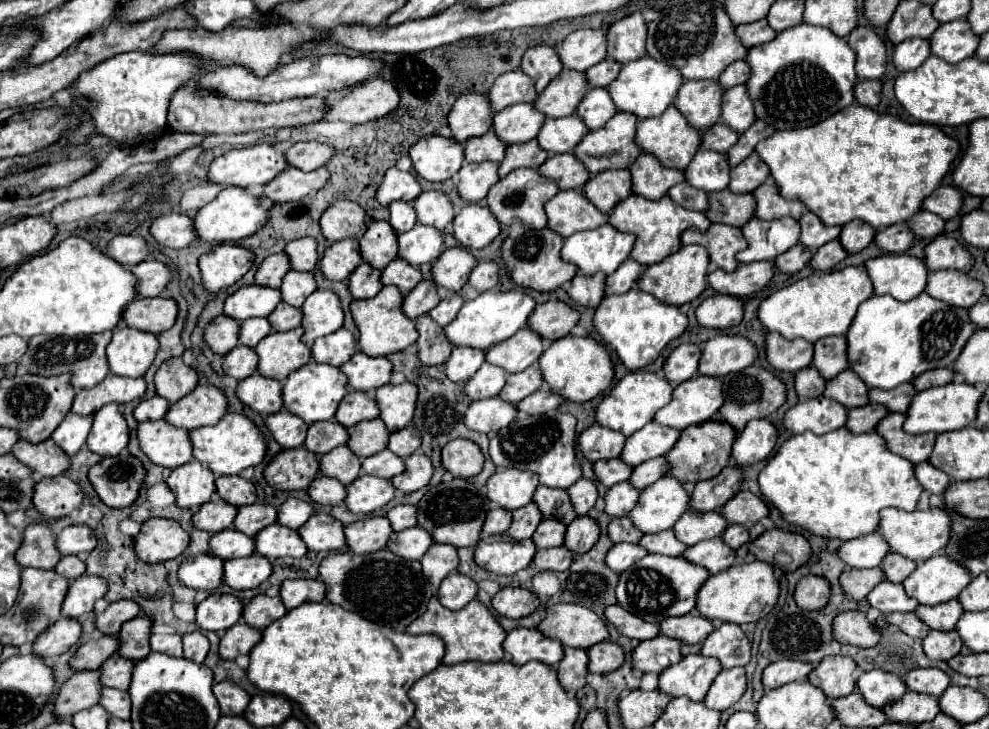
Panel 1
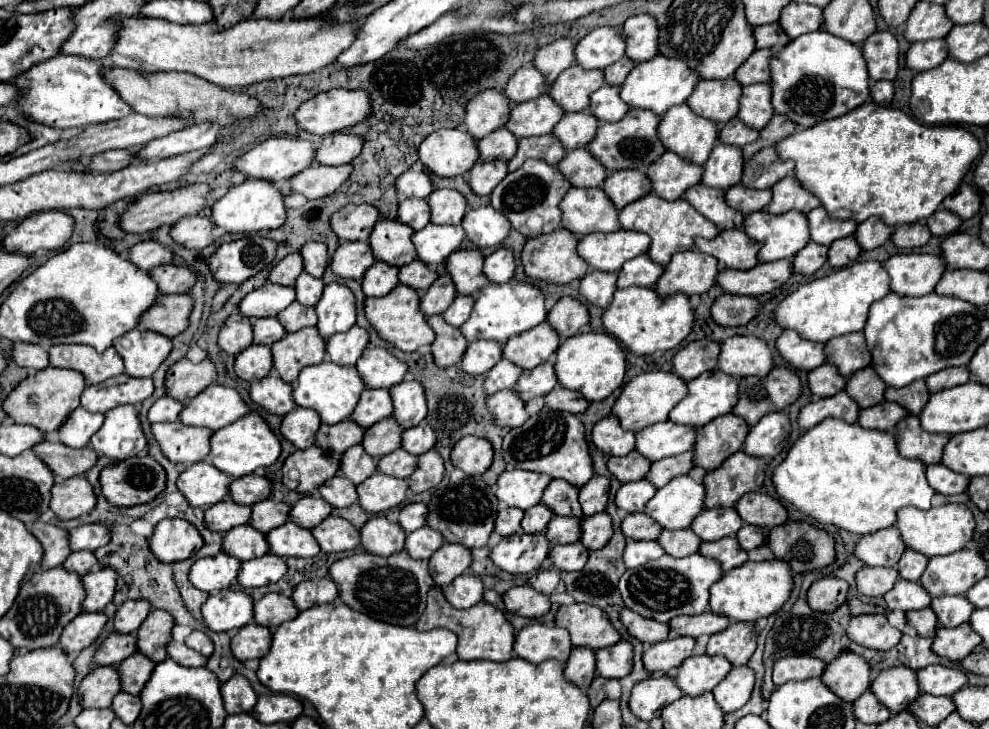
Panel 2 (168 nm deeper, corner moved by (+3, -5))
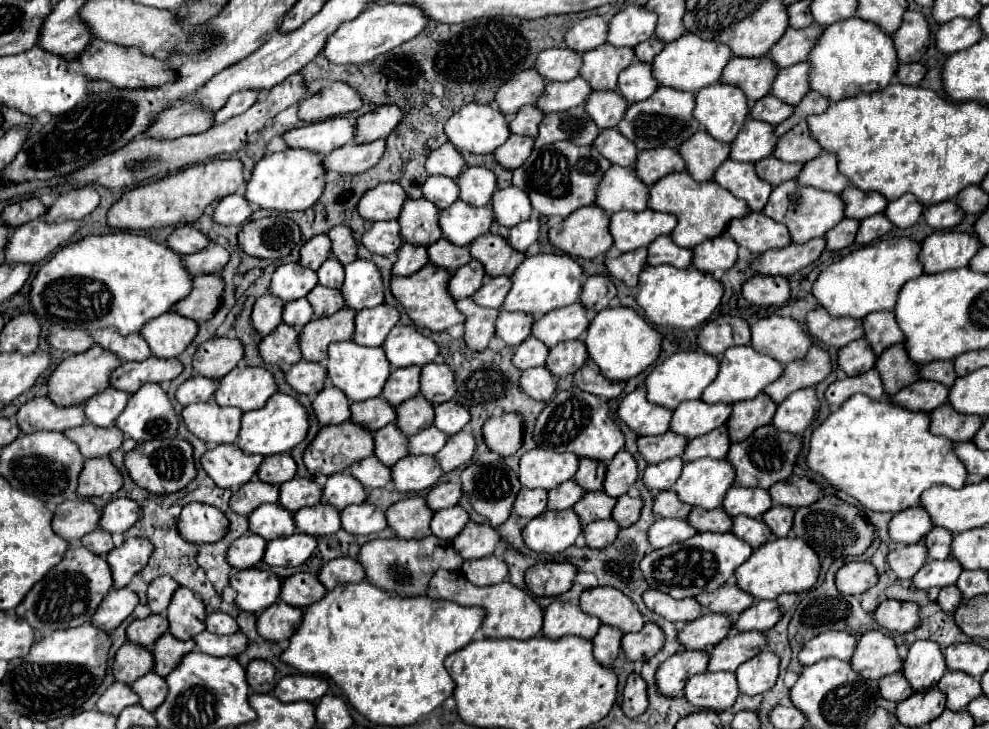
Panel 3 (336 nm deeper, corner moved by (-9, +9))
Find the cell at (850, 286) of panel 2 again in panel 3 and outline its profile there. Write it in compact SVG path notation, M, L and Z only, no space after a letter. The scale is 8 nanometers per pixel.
M889 238L875 244L867 244L847 254L839 262L831 264L817 282L813 284L813 294L831 316L853 316L865 318L871 312L893 310L899 290L907 280L913 280L923 274L921 260L917 260L921 244L913 238Z

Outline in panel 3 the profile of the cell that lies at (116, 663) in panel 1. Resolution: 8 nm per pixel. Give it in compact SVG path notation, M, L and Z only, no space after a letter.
M165 632L153 648L155 654L155 672L159 676L167 676L173 668L179 666L179 660L189 654L191 650L195 650L195 640L177 640L175 636L171 636L169 632Z

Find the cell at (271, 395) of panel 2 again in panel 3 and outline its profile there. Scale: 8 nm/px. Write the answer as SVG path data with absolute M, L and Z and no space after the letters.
M297 362L291 366L291 370L285 374L289 386L297 390L299 394L317 396L325 386L325 366L317 362Z

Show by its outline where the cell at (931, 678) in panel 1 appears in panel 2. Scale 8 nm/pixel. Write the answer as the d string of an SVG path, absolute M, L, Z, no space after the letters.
M927 666L925 670L917 670L917 680L919 690L933 696L951 696L967 684L967 676L963 670L945 666Z

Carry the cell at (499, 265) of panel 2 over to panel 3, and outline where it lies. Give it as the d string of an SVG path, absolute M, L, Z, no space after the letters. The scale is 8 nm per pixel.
M531 218L531 220L525 220L525 222L511 228L509 244L515 250L525 252L537 238L539 238L539 218Z

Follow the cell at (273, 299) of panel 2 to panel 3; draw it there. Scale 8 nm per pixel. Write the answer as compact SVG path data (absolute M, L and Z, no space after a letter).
M293 262L293 264L283 264L275 270L269 292L289 302L289 300L307 296L317 284L319 284L317 274L311 268L305 268L299 262Z

